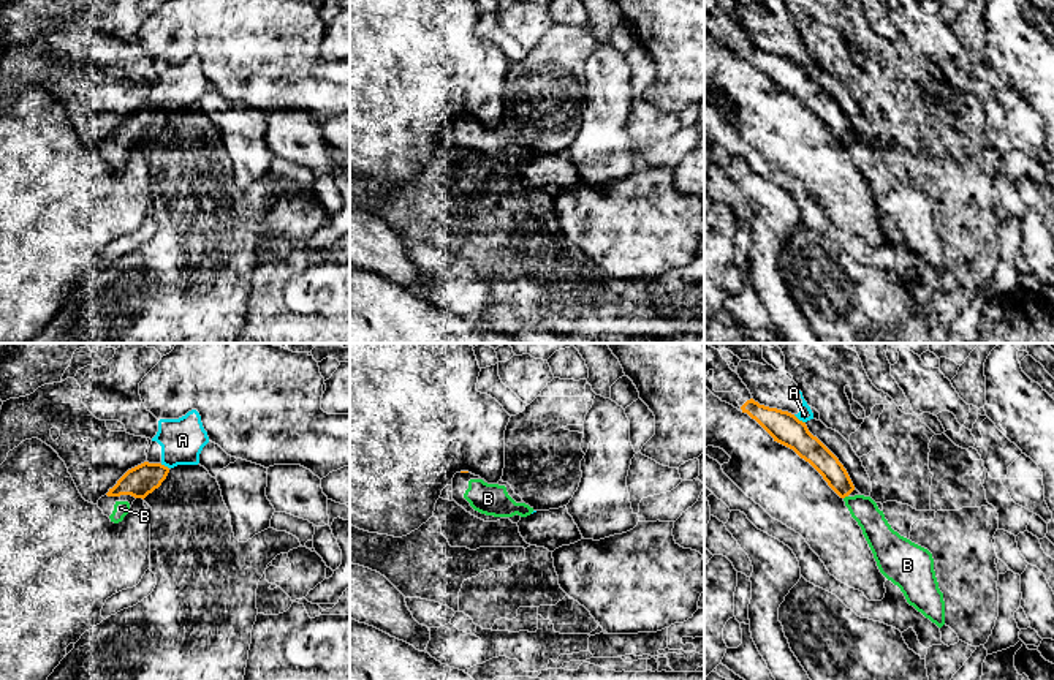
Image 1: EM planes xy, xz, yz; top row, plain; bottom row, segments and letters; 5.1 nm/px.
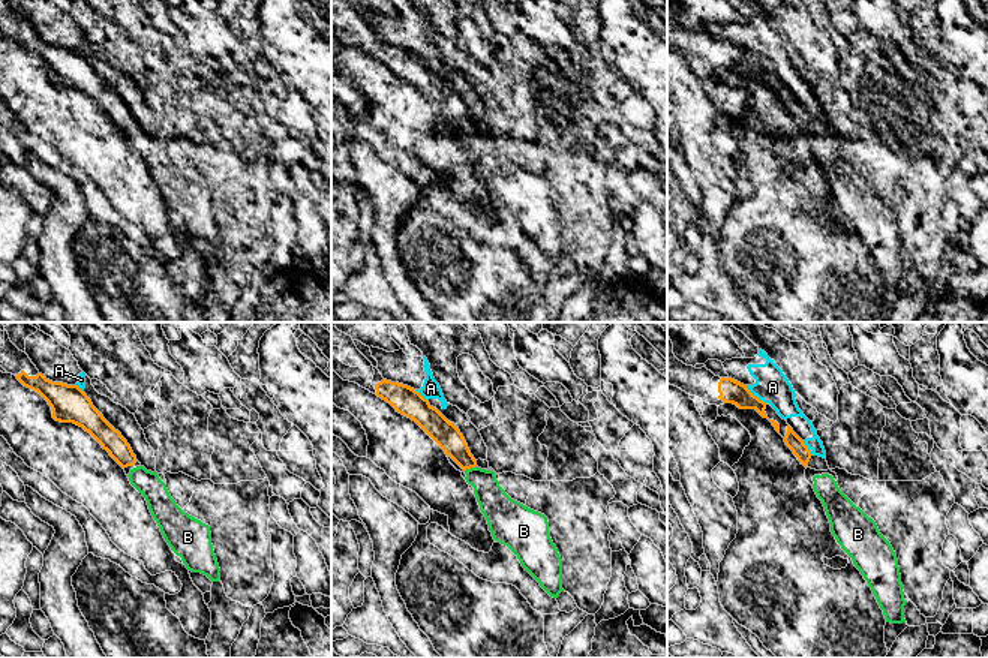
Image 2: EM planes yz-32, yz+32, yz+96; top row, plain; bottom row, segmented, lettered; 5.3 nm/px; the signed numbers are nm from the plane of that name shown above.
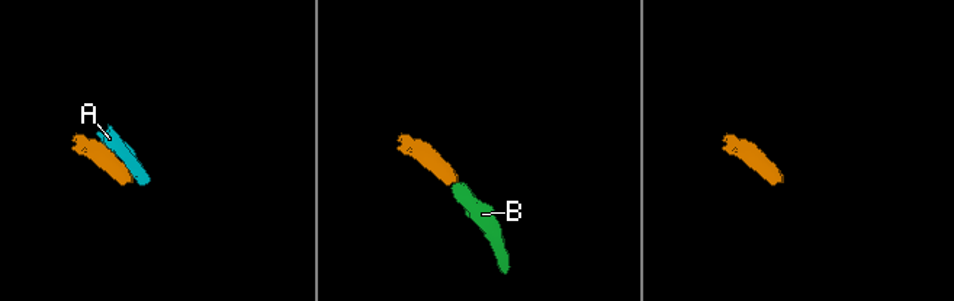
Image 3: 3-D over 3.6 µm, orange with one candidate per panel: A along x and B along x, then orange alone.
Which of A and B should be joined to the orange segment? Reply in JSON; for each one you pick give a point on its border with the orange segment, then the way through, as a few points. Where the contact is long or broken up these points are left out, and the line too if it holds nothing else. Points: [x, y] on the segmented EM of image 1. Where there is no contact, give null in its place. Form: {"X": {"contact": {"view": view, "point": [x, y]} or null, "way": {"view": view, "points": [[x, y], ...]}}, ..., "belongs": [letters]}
{"B": {"contact": {"view": "yz", "point": [845, 495]}, "way": {"view": "yz", "points": [[818, 456], [834, 473], [845, 495], [875, 528]]}}, "belongs": ["B"]}

